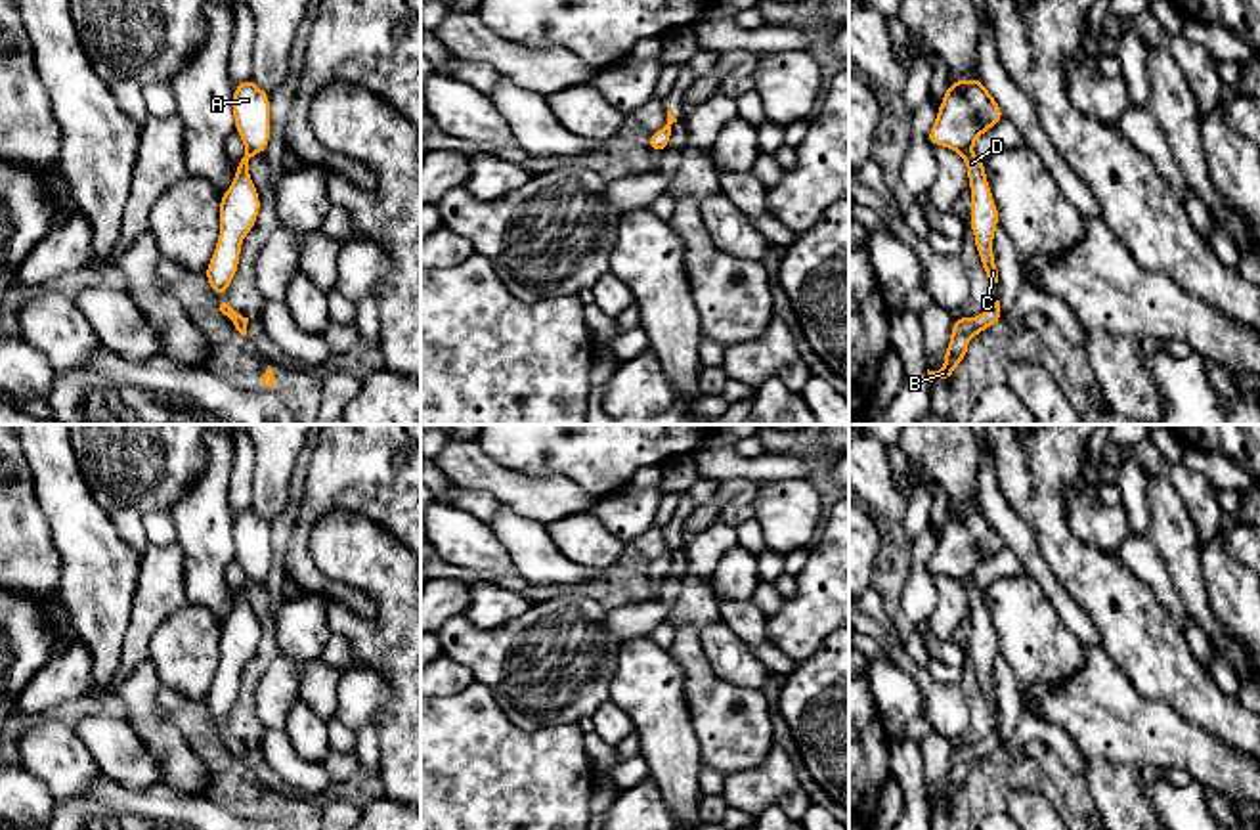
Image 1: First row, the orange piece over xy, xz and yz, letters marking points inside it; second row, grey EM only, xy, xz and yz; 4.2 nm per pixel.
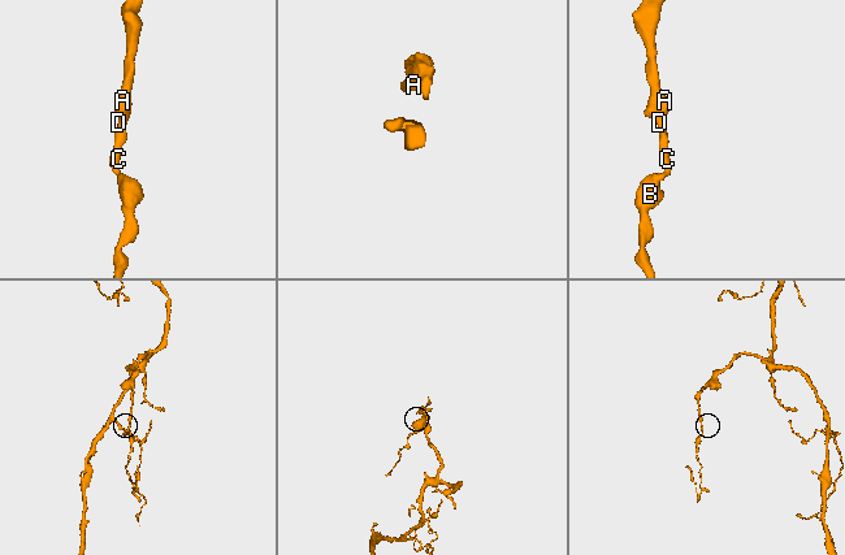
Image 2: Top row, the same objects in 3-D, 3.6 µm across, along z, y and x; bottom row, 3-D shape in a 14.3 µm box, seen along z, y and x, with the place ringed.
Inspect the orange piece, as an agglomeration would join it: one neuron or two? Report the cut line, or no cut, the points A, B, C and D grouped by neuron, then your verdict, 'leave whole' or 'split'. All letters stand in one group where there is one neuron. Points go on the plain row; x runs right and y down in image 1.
cut none; groups A B C D; leave whole

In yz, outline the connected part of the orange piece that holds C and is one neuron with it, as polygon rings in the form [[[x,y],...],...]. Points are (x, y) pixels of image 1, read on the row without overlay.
[[[981,507],[954,509],[948,513],[937,537],[937,549],[927,562],[931,574],[954,578],[967,595],[967,612],[971,614],[969,652],[983,698],[992,711],[998,711],[992,667],[1000,646],[987,610],[985,589],[977,587],[971,578],[977,566],[1002,547],[1000,534]]]

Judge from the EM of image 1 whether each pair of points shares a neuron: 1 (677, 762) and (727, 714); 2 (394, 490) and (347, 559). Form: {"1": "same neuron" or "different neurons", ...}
{"1": "different neurons", "2": "different neurons"}

